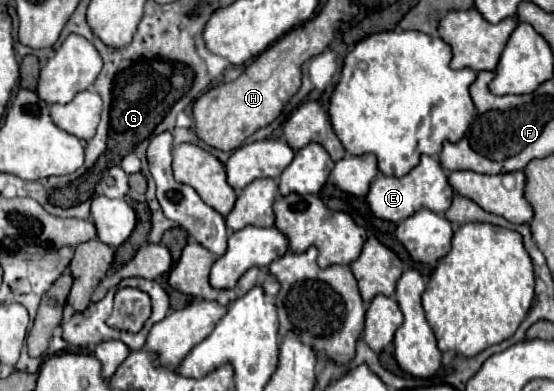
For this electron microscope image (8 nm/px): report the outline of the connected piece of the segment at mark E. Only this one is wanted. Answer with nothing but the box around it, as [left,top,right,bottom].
[366,154,454,222]

